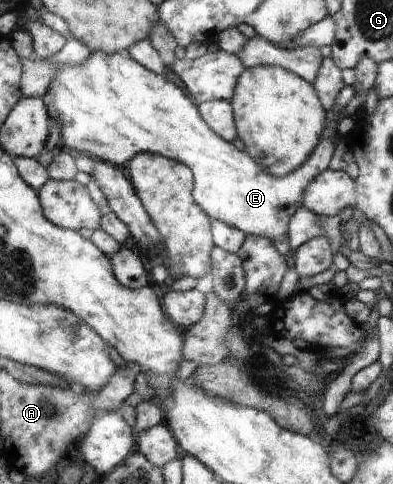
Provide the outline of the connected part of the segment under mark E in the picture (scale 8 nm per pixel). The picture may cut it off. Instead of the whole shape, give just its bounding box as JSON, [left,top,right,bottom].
[46,52,339,242]

